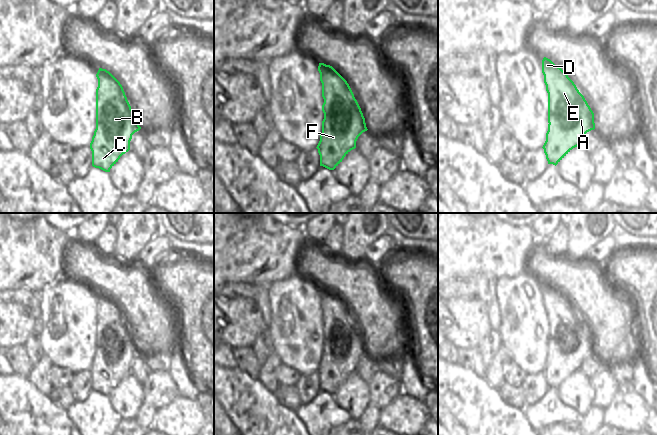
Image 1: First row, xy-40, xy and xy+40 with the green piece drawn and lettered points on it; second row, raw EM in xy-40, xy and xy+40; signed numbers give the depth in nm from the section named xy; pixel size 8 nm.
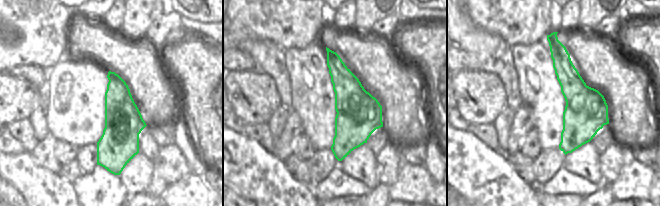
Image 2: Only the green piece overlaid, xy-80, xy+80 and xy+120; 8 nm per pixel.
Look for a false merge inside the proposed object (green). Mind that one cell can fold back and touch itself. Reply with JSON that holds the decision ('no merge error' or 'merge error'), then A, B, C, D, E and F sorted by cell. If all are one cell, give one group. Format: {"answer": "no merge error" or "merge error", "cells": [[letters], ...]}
{"answer": "merge error", "cells": [["A", "B", "C", "F"], ["D", "E"]]}

